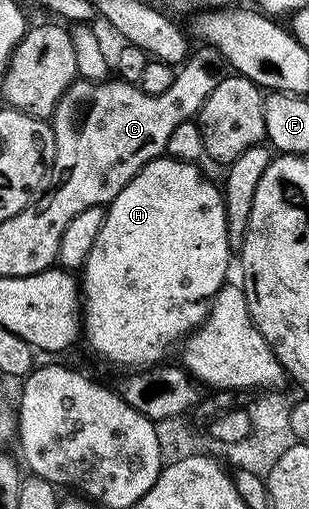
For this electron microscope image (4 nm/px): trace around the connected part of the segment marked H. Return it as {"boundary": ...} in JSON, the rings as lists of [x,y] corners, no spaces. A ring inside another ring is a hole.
{"boundary":[[[169,157],[152,160],[106,207],[106,220],[100,233],[96,236],[96,245],[92,245],[92,253],[88,253],[88,261],[80,272],[80,310],[84,316],[84,343],[91,347],[102,359],[115,363],[122,369],[145,369],[159,366],[162,359],[170,351],[170,346],[197,329],[210,313],[210,301],[221,287],[227,282],[226,270],[230,267],[232,248],[228,229],[226,228],[226,203],[222,200],[222,191],[219,184],[202,176],[201,166],[176,161]]]}

